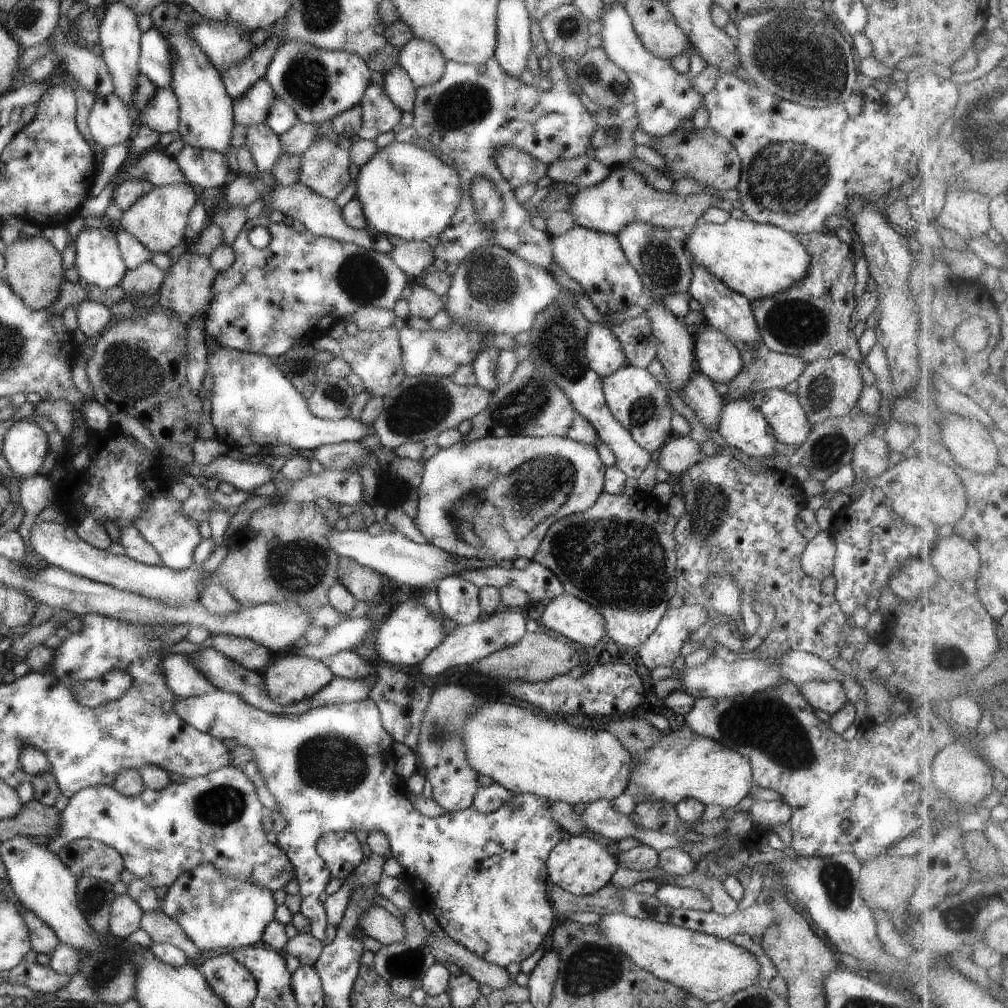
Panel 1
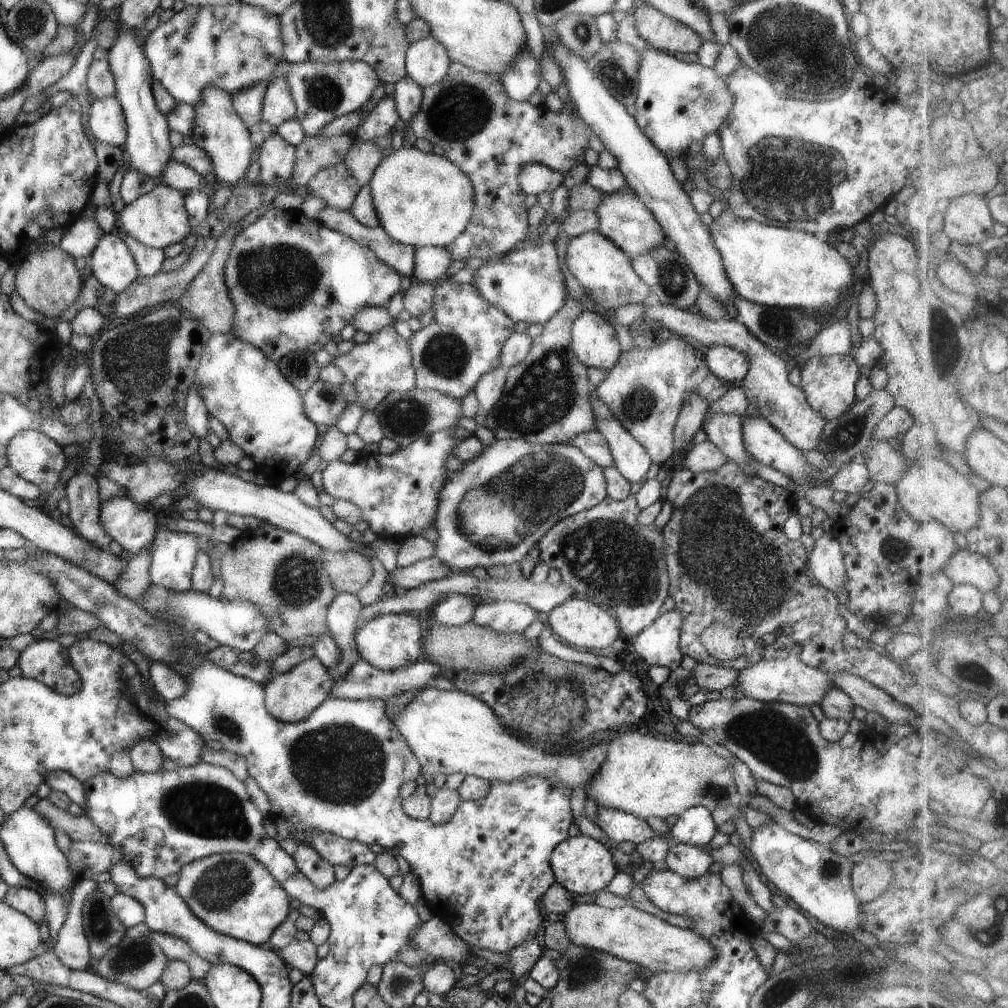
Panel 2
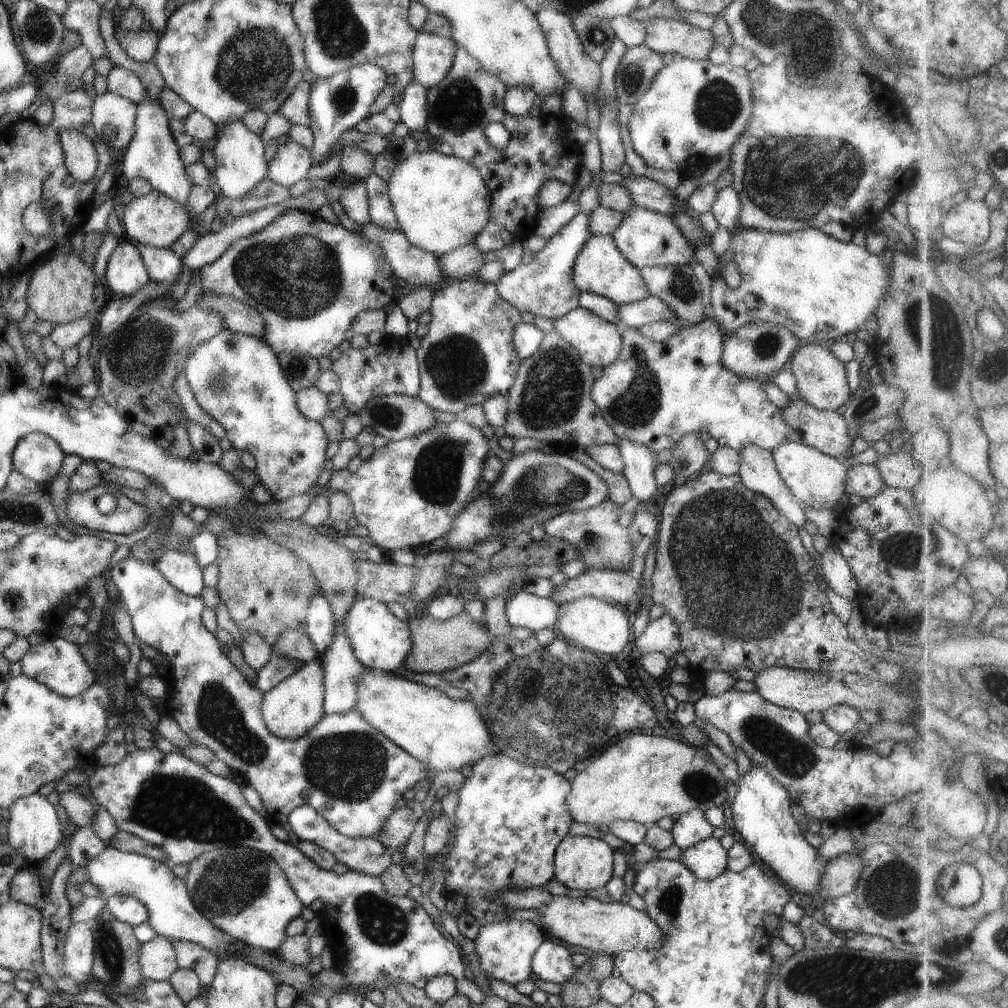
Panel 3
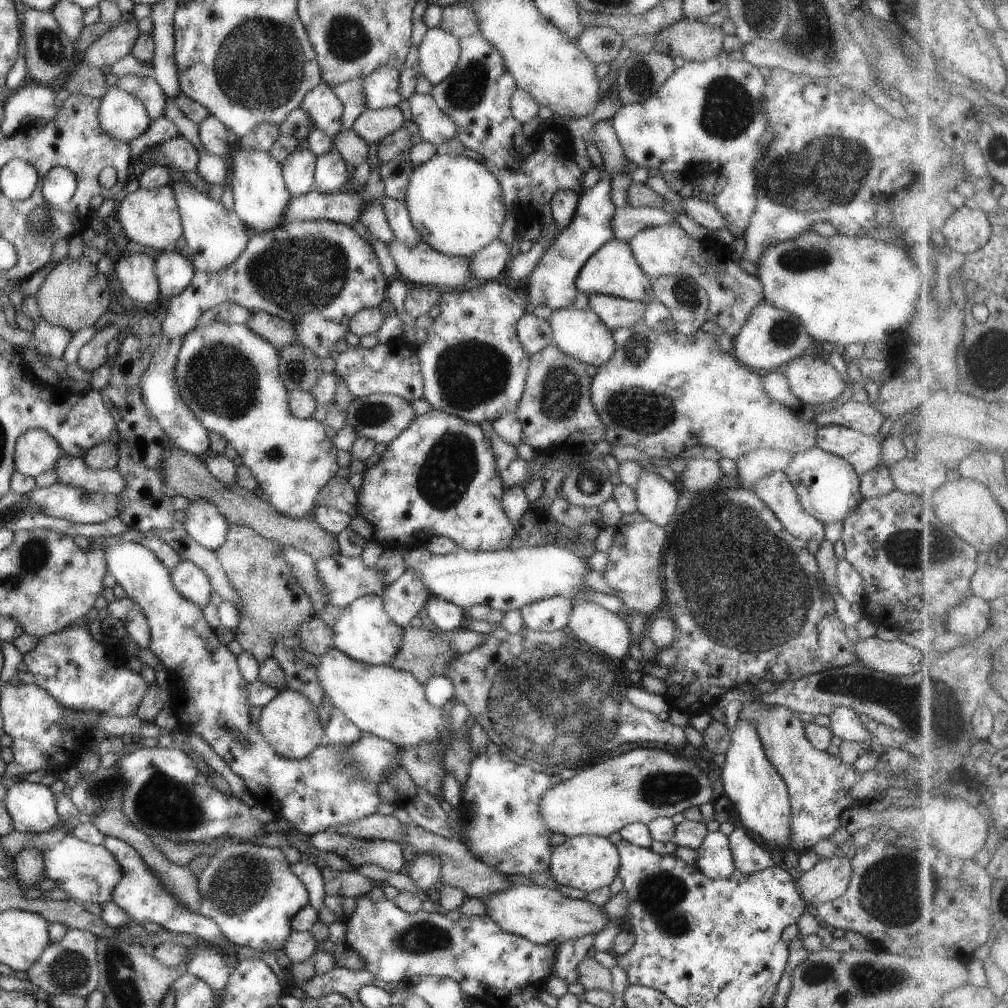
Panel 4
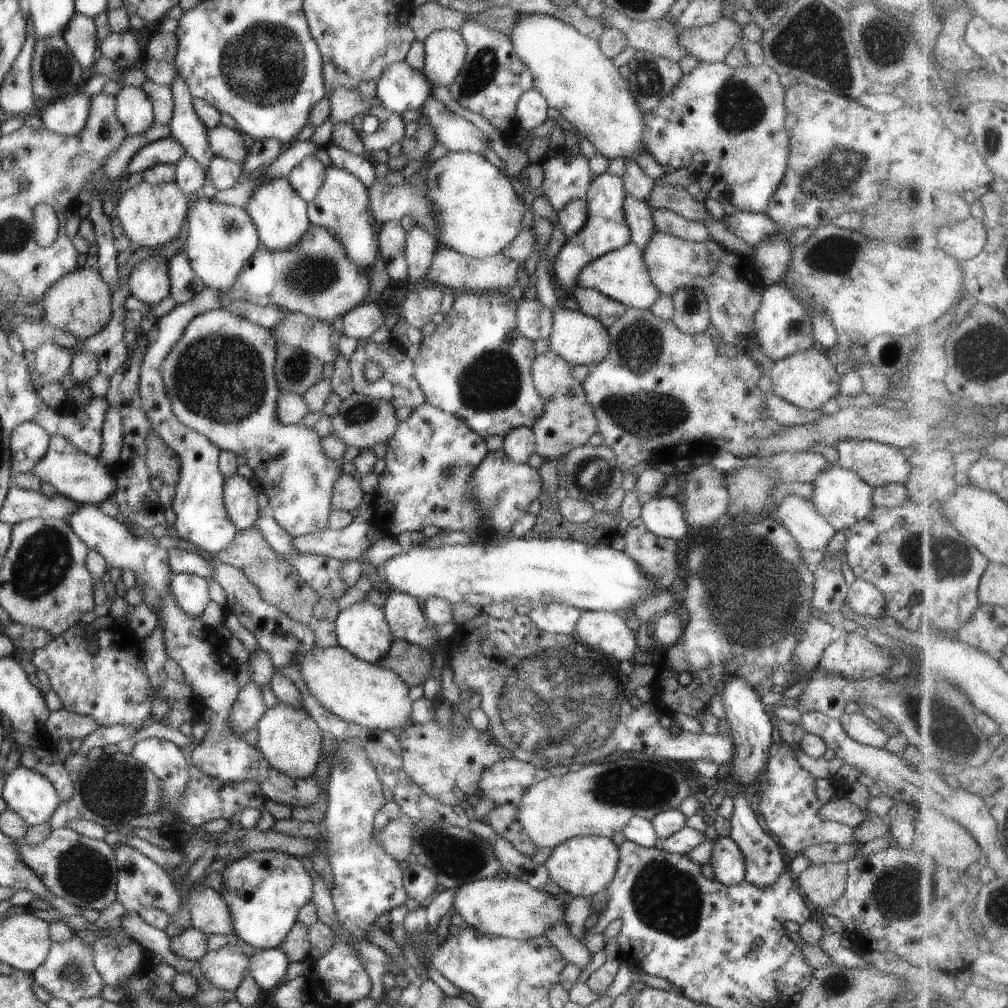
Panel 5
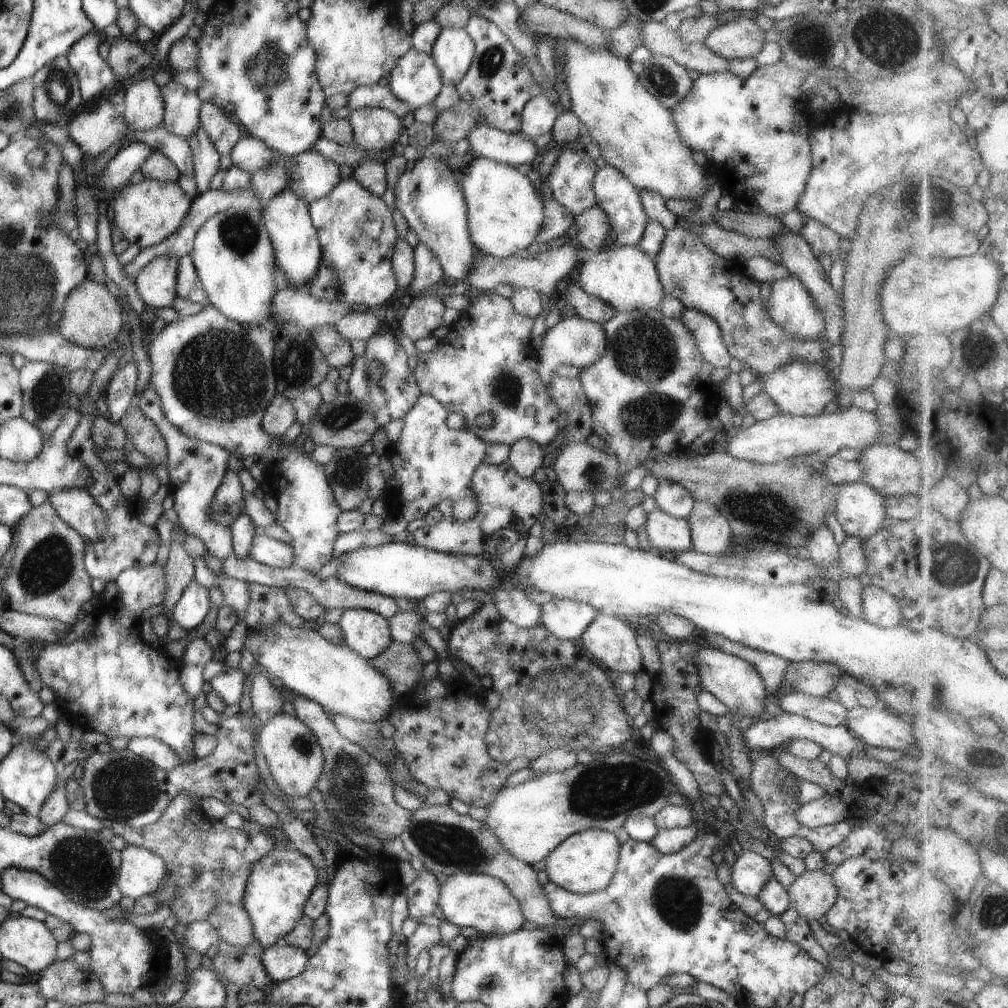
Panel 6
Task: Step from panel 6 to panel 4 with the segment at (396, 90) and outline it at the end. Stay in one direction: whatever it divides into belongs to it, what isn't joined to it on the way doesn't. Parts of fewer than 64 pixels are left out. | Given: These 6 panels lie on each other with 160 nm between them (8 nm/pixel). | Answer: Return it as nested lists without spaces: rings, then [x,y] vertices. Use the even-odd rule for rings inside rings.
[[[386,65],[376,68],[374,72],[362,78],[366,110],[398,107],[400,101],[404,100],[398,92],[399,71],[398,68]]]

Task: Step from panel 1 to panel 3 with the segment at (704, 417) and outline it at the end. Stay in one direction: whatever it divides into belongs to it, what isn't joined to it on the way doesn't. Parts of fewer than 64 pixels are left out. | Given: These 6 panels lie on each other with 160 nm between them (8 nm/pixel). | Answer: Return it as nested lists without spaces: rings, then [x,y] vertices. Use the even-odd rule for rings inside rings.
[[[756,445],[742,447],[738,452],[741,462],[738,476],[742,485],[768,497],[792,524],[804,528],[807,516],[776,470],[772,453]]]

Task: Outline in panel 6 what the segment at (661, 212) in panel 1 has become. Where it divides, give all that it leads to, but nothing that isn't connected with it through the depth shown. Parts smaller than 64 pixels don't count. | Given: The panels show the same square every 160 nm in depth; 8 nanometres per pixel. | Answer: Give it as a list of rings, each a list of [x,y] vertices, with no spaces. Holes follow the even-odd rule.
[[[682,227],[668,229],[654,262],[665,294],[677,298],[685,307],[694,307],[711,316],[722,331],[731,358],[740,360],[760,378],[796,359],[830,365],[828,352],[822,352],[819,340],[794,339],[774,324],[760,300],[760,283],[748,276],[742,266],[731,270],[731,266],[721,261],[696,234]]]

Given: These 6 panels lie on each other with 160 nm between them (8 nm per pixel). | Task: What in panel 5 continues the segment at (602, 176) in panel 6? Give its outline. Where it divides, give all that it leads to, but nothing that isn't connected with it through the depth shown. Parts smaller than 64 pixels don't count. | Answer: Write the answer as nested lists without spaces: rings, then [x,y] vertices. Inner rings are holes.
[[[606,172],[593,178],[585,199],[588,206],[588,220],[574,238],[566,241],[554,262],[554,276],[560,286],[566,288],[568,295],[572,295],[577,288],[578,274],[586,264],[631,242],[631,231],[624,213],[626,195],[624,182],[618,176]]]

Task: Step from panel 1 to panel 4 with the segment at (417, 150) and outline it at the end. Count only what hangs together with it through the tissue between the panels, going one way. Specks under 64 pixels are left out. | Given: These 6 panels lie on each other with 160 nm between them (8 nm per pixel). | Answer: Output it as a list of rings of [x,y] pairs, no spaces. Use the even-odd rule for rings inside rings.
[[[436,153],[422,165],[414,167],[409,177],[404,198],[407,212],[420,238],[445,255],[469,258],[499,238],[505,216],[502,189],[497,178],[480,162],[463,155],[440,155]]]

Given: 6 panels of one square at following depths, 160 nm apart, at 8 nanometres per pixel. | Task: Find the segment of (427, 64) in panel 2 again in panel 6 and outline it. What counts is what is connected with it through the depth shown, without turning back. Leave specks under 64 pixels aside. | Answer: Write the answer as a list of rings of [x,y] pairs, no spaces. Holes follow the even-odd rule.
[[[443,28],[433,44],[432,57],[443,84],[456,86],[472,64],[474,39],[464,29]]]

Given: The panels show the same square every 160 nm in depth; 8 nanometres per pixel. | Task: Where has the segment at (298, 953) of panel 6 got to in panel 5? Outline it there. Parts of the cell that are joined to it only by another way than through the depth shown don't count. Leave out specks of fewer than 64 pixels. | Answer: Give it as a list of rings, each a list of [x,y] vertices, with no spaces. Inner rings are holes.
[[[256,949],[256,953],[250,960],[250,973],[256,986],[264,993],[273,993],[285,980],[289,965],[286,952],[281,949],[262,950]]]

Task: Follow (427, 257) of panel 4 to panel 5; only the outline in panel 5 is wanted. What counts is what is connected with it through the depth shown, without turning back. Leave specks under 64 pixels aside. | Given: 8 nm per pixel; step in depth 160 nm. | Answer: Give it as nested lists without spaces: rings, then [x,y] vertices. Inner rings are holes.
[[[442,246],[438,247],[434,254],[434,260],[432,260],[432,268],[428,270],[428,280],[431,280],[433,285],[448,286],[452,290],[459,290],[460,292],[472,291],[474,293],[481,293],[486,291],[499,292],[508,290],[514,287],[518,280],[521,280],[521,273],[518,273],[519,267],[524,263],[516,262],[516,260],[510,260],[506,258],[504,254],[498,254],[490,256],[488,258],[468,258],[468,256],[462,256],[453,249]]]

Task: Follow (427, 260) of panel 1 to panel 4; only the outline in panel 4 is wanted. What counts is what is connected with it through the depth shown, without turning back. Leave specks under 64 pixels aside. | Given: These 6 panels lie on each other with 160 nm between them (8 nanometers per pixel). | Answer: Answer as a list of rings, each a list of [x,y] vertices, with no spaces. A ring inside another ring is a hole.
[[[494,239],[468,258],[472,276],[486,281],[494,281],[498,276],[503,276],[511,252],[511,246],[505,245],[500,239]]]

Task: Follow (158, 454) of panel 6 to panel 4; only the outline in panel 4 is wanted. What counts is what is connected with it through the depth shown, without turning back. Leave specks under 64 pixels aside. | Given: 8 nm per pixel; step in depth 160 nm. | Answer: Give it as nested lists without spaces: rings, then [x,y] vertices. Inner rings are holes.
[[[180,449],[165,451],[161,467],[167,486],[170,486],[177,494],[188,498],[190,503],[204,499],[215,504],[217,510],[230,525],[250,527],[260,536],[273,540],[283,547],[292,547],[309,554],[315,561],[327,559],[340,552],[335,535],[326,532],[312,515],[291,517],[278,512],[277,508],[268,504],[254,492],[238,485],[227,485],[220,482],[215,476],[212,476],[205,462],[192,453]]]

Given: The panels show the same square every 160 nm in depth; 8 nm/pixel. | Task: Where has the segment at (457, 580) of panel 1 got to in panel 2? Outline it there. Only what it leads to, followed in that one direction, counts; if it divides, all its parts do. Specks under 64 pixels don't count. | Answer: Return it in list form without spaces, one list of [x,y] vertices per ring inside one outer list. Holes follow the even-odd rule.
[[[454,593],[442,596],[430,610],[432,618],[443,625],[459,627],[472,620],[477,604],[472,597]]]

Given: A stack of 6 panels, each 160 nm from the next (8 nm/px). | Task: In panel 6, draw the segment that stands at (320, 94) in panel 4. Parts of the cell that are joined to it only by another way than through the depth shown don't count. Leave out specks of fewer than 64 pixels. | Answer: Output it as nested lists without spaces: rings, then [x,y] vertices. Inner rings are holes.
[[[379,83],[371,84],[369,87],[362,85],[351,90],[347,94],[347,106],[350,111],[370,107],[383,108],[401,119],[410,111],[414,112],[414,108],[392,94],[388,85],[381,86]]]

